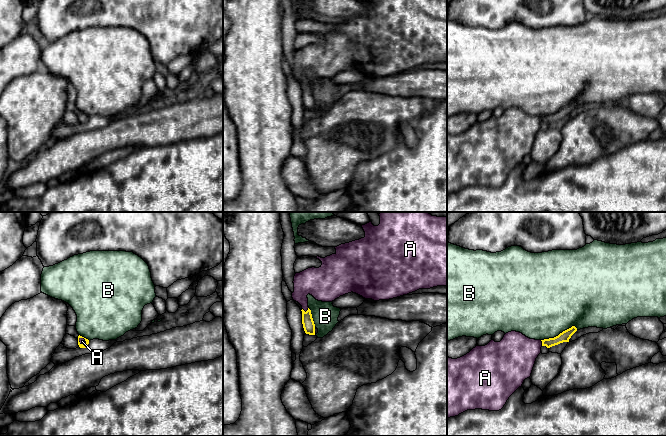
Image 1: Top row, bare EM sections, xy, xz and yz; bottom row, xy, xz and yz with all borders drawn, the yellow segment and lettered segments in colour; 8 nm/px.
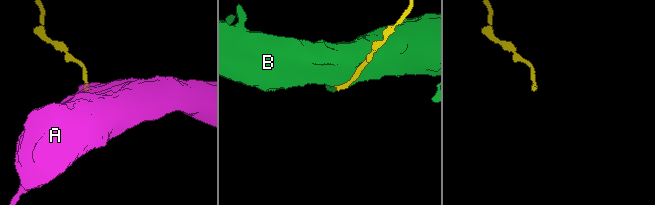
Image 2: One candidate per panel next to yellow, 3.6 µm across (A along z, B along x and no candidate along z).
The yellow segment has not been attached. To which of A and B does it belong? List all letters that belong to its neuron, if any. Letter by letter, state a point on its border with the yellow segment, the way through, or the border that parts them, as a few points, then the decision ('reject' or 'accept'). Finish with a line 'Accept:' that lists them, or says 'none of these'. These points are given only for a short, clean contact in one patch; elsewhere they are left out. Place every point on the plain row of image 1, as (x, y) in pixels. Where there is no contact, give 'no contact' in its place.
A: contact xz (304, 87); way xz (308, 100), (304, 87), (304, 70), (324, 63); accept
B: contact yz (560, 109); reject
Accept: A

